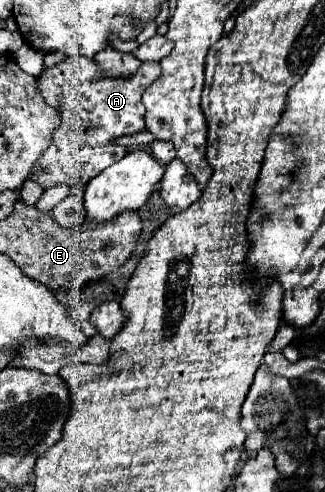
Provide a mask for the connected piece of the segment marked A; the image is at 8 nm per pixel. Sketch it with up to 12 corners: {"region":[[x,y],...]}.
{"region":[[94,59],[45,68],[39,90],[61,126],[31,178],[87,184],[145,130],[141,94],[161,74],[129,78]]}

